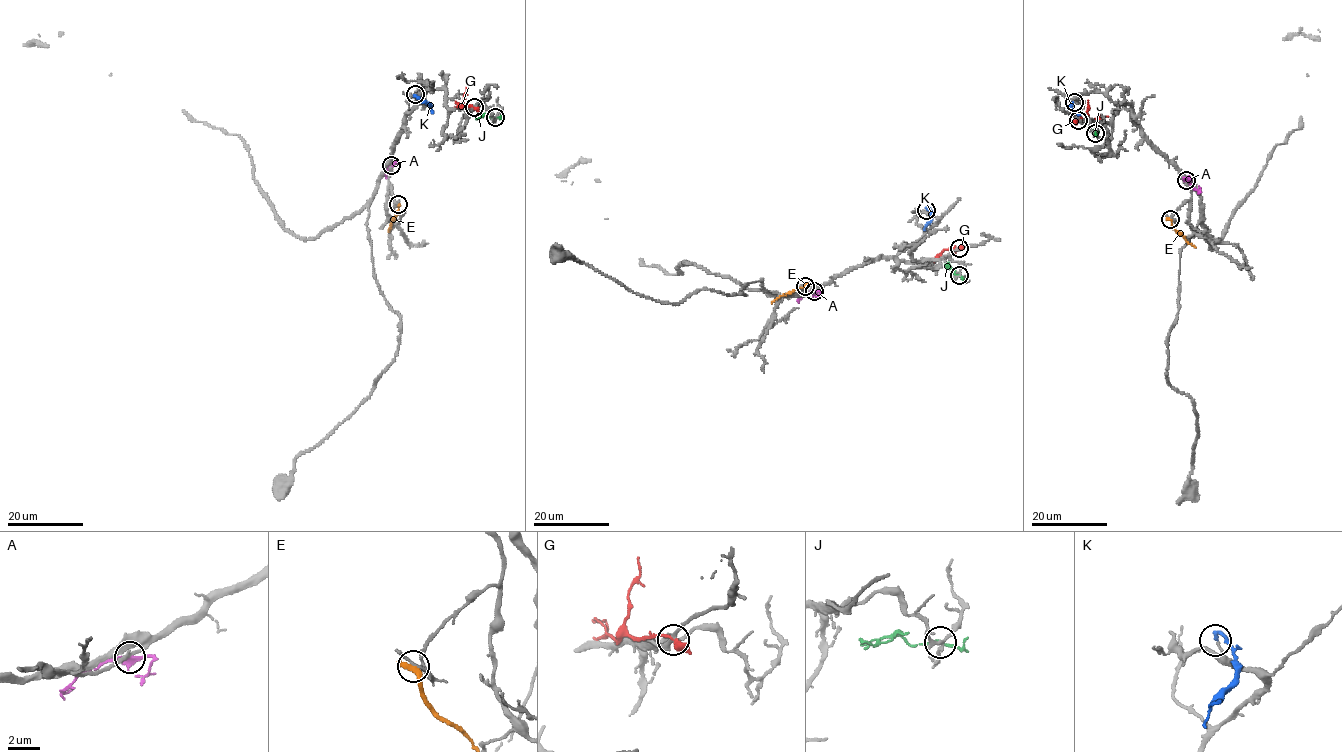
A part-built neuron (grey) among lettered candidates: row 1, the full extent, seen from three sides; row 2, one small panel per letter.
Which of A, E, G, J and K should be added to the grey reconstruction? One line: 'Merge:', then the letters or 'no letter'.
Merge: K

